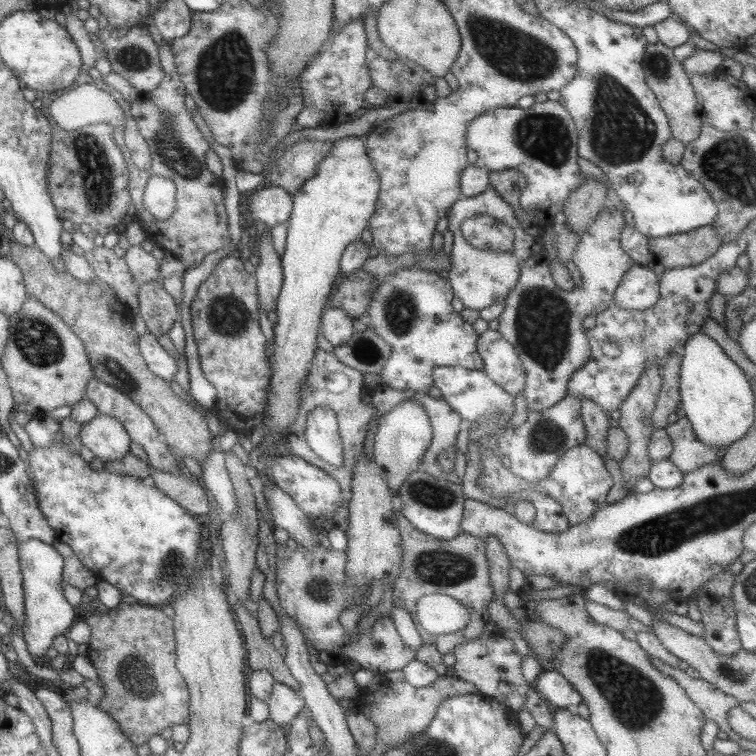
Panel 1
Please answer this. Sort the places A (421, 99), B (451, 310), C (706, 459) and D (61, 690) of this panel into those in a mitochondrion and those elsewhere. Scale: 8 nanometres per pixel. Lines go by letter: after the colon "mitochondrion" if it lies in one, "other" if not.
A: other
B: other
C: other
D: other

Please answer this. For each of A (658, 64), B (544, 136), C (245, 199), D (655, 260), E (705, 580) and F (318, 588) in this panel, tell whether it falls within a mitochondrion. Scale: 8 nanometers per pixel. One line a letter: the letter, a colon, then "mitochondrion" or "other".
A: mitochondrion
B: mitochondrion
C: other
D: other
E: other
F: mitochondrion

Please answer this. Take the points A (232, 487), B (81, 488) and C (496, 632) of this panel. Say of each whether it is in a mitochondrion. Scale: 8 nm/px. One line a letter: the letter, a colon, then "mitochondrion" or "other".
A: other
B: other
C: other

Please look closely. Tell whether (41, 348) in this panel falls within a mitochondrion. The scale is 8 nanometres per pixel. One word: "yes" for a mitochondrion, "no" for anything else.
yes

